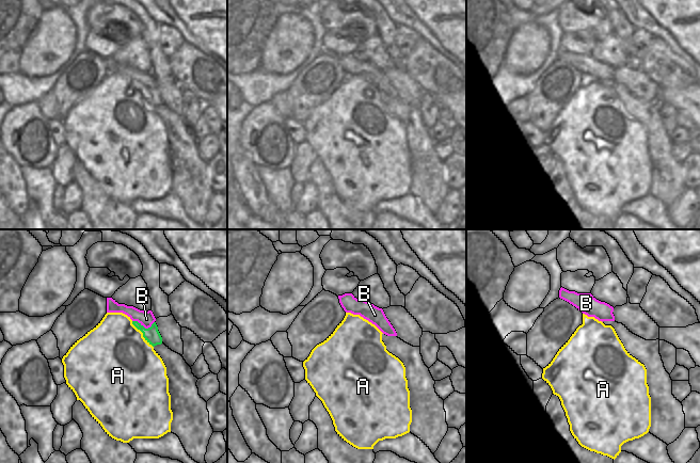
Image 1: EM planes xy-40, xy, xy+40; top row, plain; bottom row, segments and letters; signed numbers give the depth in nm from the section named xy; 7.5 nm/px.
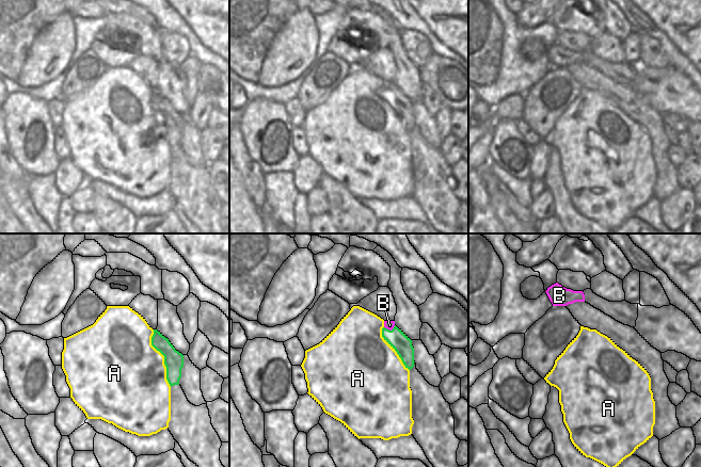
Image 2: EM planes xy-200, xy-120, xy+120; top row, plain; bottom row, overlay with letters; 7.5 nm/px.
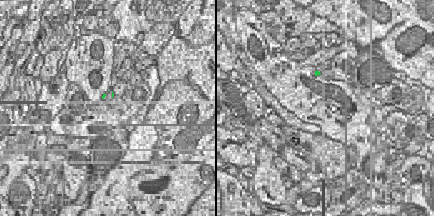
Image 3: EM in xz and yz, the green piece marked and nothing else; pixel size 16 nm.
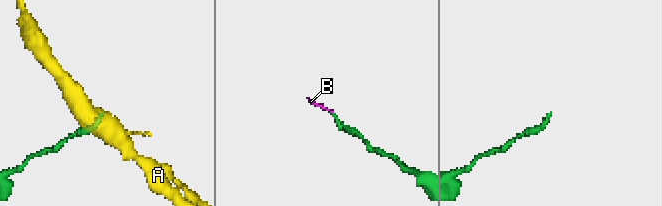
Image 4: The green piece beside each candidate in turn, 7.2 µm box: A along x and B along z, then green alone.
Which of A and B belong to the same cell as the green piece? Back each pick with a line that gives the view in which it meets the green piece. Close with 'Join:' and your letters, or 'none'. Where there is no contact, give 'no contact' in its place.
B: xy-40
Join: B

